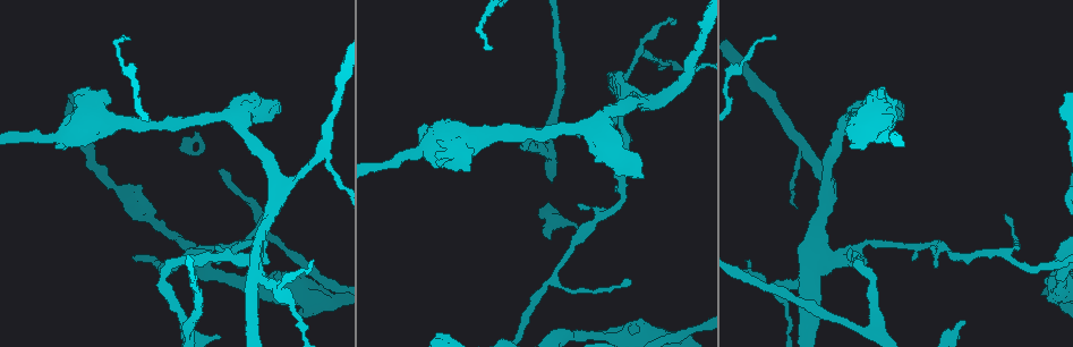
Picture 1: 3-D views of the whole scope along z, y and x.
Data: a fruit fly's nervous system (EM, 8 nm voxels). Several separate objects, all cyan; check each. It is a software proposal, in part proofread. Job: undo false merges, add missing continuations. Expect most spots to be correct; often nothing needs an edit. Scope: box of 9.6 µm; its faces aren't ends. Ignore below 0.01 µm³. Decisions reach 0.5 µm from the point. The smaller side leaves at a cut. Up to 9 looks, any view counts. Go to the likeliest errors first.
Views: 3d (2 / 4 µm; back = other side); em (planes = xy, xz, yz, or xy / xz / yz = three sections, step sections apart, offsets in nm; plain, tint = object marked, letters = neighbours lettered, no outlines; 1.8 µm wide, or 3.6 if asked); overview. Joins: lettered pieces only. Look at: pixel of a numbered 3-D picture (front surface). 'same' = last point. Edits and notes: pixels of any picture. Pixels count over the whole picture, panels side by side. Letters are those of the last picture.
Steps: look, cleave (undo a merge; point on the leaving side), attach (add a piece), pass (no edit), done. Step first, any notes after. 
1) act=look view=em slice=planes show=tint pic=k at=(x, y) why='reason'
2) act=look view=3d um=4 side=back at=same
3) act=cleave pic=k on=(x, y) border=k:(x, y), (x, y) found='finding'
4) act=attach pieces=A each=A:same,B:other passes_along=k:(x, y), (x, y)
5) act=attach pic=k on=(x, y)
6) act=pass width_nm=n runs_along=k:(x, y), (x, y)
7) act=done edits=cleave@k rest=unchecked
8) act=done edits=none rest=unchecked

act=look view=em slice=planes show=letters pic=1 at=(258, 277) why='calibre changes'

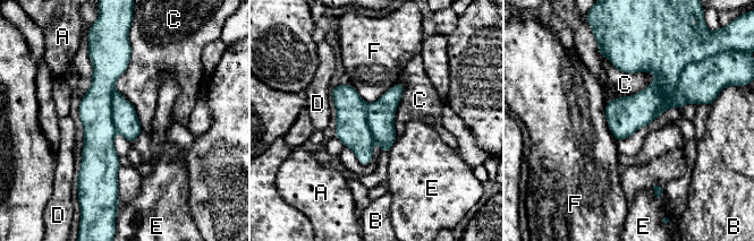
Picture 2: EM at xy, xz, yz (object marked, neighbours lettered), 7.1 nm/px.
act=cleave pic=2 on=(700, 83) longest_contact=C:420nm each=A:other,B:other,C:other,D:other,E:other,F:other border=2:(685, 67), (670, 94), (652, 83) found='two neurons meet here'

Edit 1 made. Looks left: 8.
act=look view=3d um=4 pic=1 at=(93, 111) why='sudden change in width'

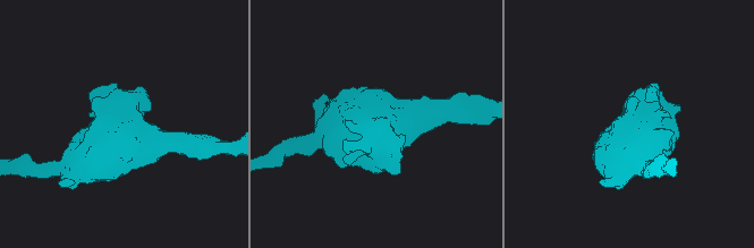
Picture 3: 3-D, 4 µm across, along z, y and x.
act=look view=em slice=xy step=8 show=tint pic=3 at=(377, 133) why='shape alone is not enough'

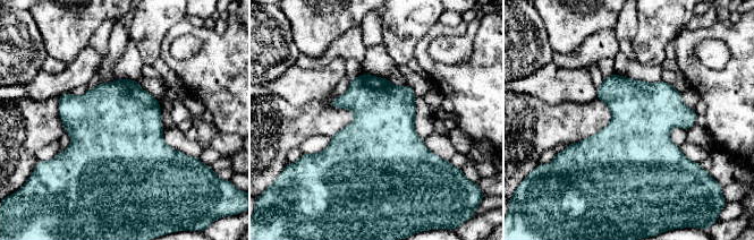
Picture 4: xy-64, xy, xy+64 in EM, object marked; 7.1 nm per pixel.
act=look view=em slice=planes show=letters at=same why='cut it another way'

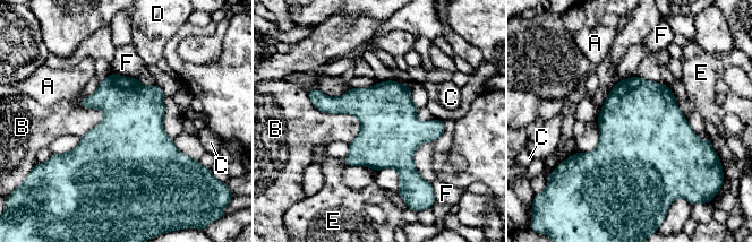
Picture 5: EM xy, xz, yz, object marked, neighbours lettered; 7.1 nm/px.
act=pass each=A:other,B:other,C:other,D:other,E:other,F:other border=5:(307, 92), (358, 120), (349, 144) found='all the same neuron'

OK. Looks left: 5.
act=done edits=cleave@2 rest=unchecked

